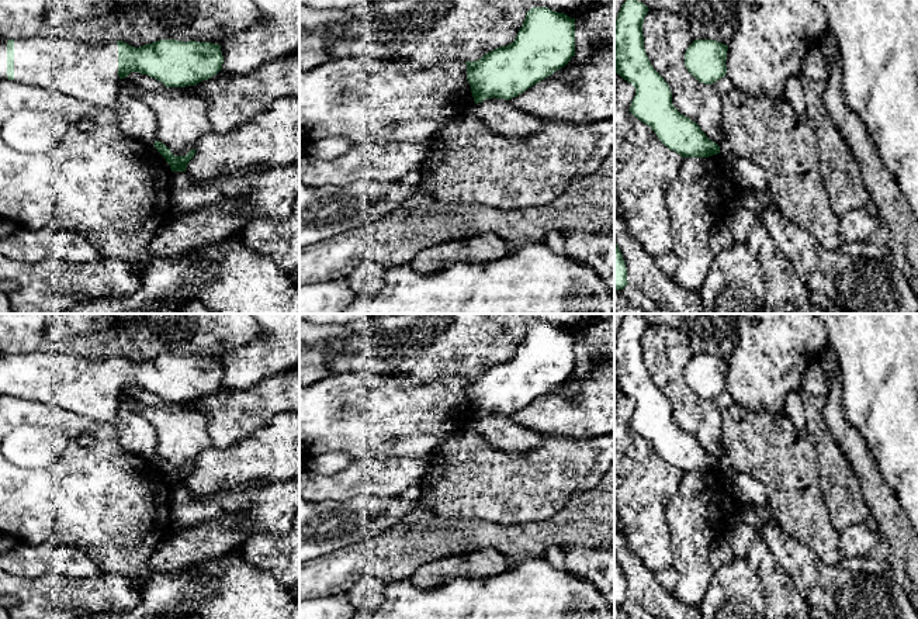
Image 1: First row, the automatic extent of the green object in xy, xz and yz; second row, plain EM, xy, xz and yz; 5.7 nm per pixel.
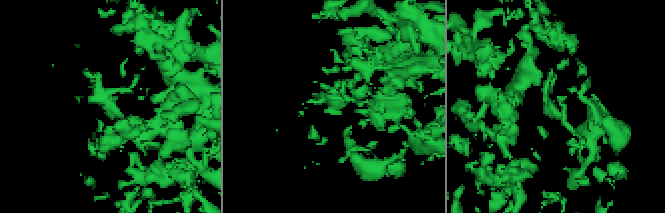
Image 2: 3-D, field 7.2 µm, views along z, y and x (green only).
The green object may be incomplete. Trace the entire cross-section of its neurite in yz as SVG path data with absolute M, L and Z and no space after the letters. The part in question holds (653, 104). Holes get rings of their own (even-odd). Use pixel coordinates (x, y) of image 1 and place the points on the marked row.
M626 0L614 21L614 73L635 89L630 113L682 158L717 155L720 146L710 141L694 121L673 107L668 83L645 53L642 24L648 11L644 3Z

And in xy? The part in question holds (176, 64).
M65 37L0 38L1 79L41 86L111 111L118 104L118 84L131 72L148 75L166 87L186 87L211 79L222 63L221 45L211 42L162 39L135 48L122 41L87 45Z

